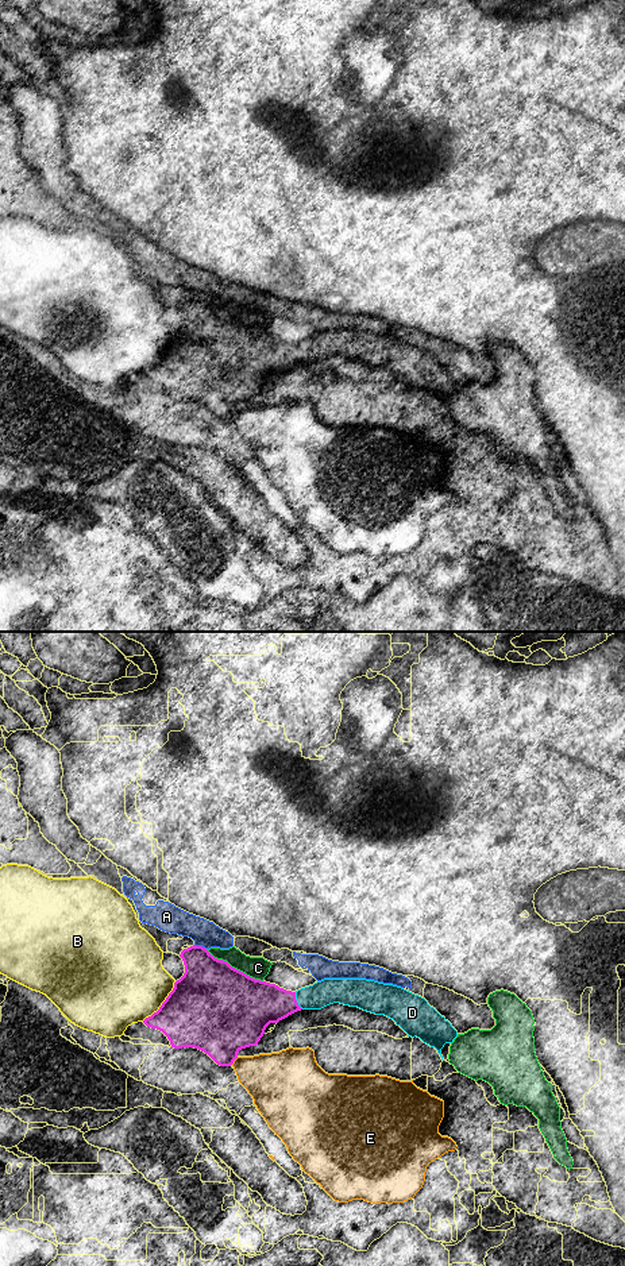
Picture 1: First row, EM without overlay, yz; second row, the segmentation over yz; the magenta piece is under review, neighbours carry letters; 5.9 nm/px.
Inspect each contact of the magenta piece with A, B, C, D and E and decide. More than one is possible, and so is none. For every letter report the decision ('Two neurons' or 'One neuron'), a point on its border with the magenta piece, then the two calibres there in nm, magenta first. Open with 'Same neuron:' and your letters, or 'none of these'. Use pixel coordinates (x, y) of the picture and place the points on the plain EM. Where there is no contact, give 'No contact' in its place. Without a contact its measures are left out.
Same neuron: D
A: Two neurons. Touches magenta at yz (200, 298). Thickness 340 nm (magenta) against 160 nm
B: Two neurons. Touches magenta at yz (162, 355). Thickness 440 nm (magenta) against 480 nm
C: Two neurons. Touches magenta at yz (234, 320). Thickness 500 nm (magenta) against 140 nm
D: One neuron. Touches magenta at yz (296, 352). Thickness 300 nm (magenta) against 160 nm
E: Two neurons. Touches magenta at yz (234, 412). Thickness 420 nm (magenta) against 300 nm

